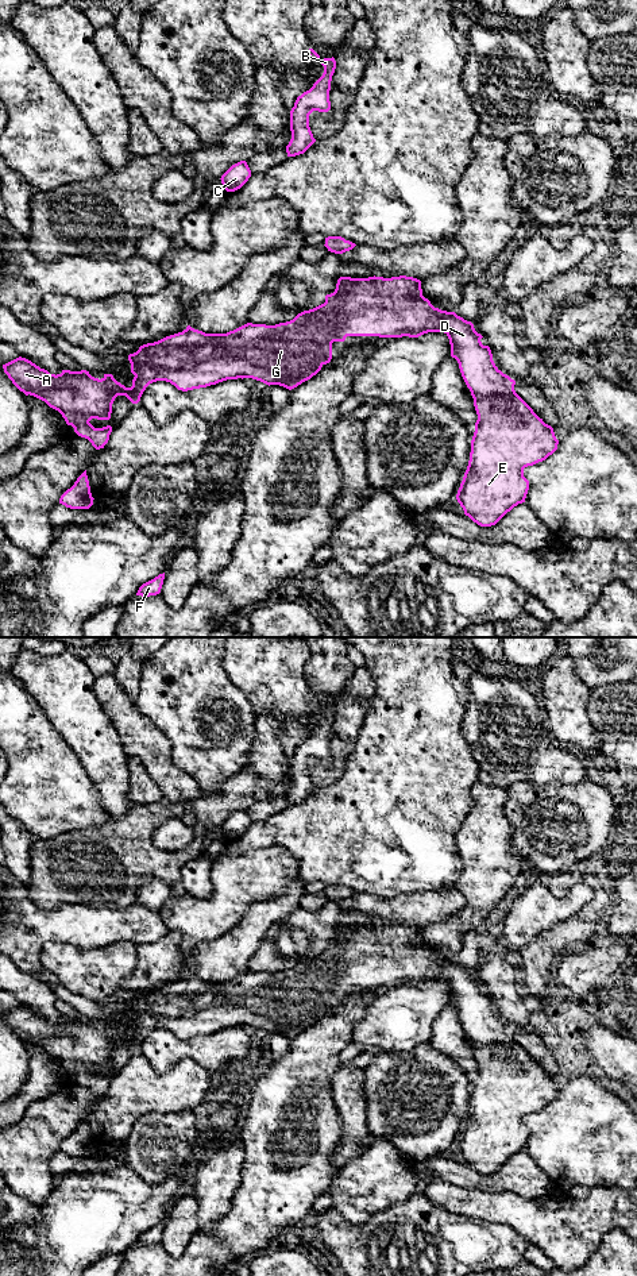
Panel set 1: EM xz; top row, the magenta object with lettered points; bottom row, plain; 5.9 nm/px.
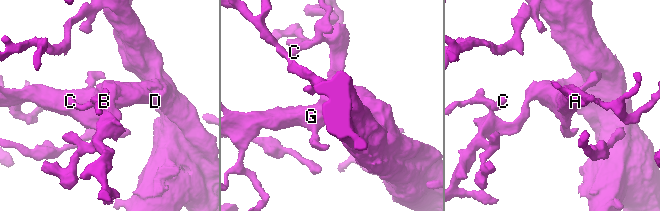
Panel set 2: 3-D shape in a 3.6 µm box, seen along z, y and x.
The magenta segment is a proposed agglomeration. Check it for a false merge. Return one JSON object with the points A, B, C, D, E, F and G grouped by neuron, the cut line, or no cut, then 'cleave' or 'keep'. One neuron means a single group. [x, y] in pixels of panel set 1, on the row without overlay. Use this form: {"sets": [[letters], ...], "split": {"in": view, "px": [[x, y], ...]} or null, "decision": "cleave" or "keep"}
{"sets": [["A", "B", "C", "D", "E", "F", "G"]], "split": null, "decision": "keep"}

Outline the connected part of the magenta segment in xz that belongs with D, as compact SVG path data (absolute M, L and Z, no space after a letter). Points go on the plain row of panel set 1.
M340 925L335 940L325 944L324 952L275 974L247 971L227 982L205 982L188 974L182 980L143 992L128 1003L131 1021L135 1024L131 1036L117 1030L112 1022L104 1022L101 1028L86 1018L50 1022L22 1005L3 1013L3 1017L20 1040L58 1059L78 1084L100 1098L108 1091L112 1075L94 1076L89 1069L109 1068L117 1044L126 1044L132 1052L138 1052L153 1030L166 1029L178 1038L188 1040L227 1028L252 1026L269 1034L279 1033L292 1038L331 1010L333 990L344 990L347 984L418 986L428 980L444 980L448 984L451 1005L459 1011L478 1063L468 1114L456 1148L464 1163L478 1173L495 1173L514 1154L525 1150L529 1129L524 1125L524 1117L552 1103L559 1088L553 1076L516 1041L516 1029L495 1014L490 995L482 992L483 984L475 979L474 972L455 960L435 956L422 944L421 929L413 925Z

